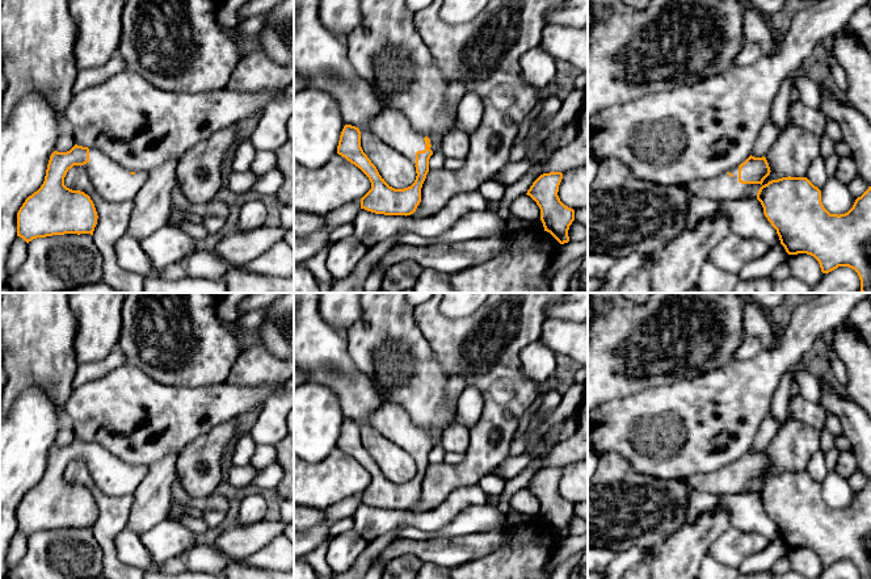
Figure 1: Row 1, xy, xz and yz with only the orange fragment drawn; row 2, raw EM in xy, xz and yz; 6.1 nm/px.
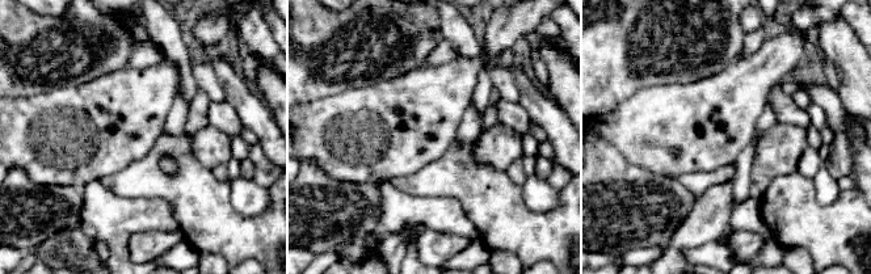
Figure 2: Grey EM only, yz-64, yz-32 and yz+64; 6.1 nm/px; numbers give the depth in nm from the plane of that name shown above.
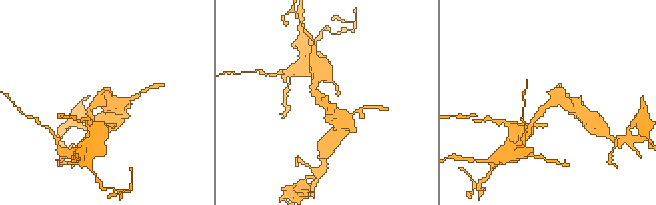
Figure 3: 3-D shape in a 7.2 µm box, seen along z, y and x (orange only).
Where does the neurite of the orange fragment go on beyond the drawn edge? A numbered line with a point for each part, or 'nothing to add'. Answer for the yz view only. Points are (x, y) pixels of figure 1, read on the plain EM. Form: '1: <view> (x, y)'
1: yz (722, 482)

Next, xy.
1: xy (113, 477)

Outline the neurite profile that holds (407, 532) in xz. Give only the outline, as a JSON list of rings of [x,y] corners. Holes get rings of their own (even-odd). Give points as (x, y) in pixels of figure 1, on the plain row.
[[[403,526],[399,532],[399,538],[428,541],[430,540],[430,533],[422,532],[415,526]]]

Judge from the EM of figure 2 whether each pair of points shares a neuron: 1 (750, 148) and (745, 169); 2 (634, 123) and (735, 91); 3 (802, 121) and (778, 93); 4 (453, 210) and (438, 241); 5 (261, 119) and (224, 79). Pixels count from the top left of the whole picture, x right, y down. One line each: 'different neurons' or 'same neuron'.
1: same neuron
2: same neuron
3: same neuron
4: different neurons
5: same neuron

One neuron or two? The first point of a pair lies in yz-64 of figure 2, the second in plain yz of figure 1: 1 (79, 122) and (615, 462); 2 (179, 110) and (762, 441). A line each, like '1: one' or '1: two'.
1: two
2: one

